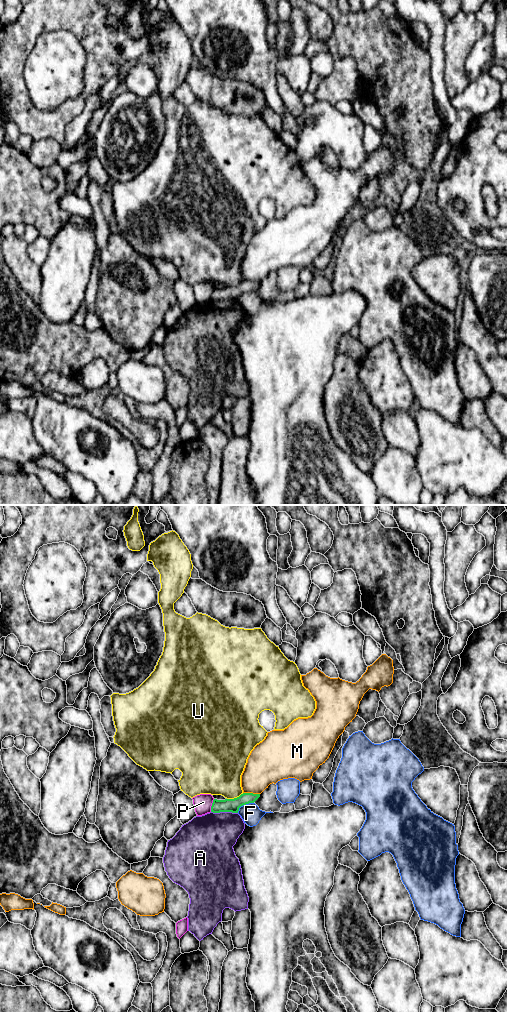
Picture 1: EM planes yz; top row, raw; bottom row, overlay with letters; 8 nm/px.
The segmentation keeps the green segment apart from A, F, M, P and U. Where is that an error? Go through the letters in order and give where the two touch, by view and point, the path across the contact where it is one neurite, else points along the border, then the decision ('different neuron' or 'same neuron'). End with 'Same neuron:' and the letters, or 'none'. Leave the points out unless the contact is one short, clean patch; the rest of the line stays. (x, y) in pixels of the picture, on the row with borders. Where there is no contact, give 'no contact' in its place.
A: yz (224, 811) | along yz (211, 811), (237, 813) | different neuron
F: yz (244, 804) | different neuron
M: yz (251, 793) | different neuron
P: yz (212, 805) | along yz (214, 799), (210, 811) | different neuron
U: yz (235, 798) | different neuron
Same neuron: none

